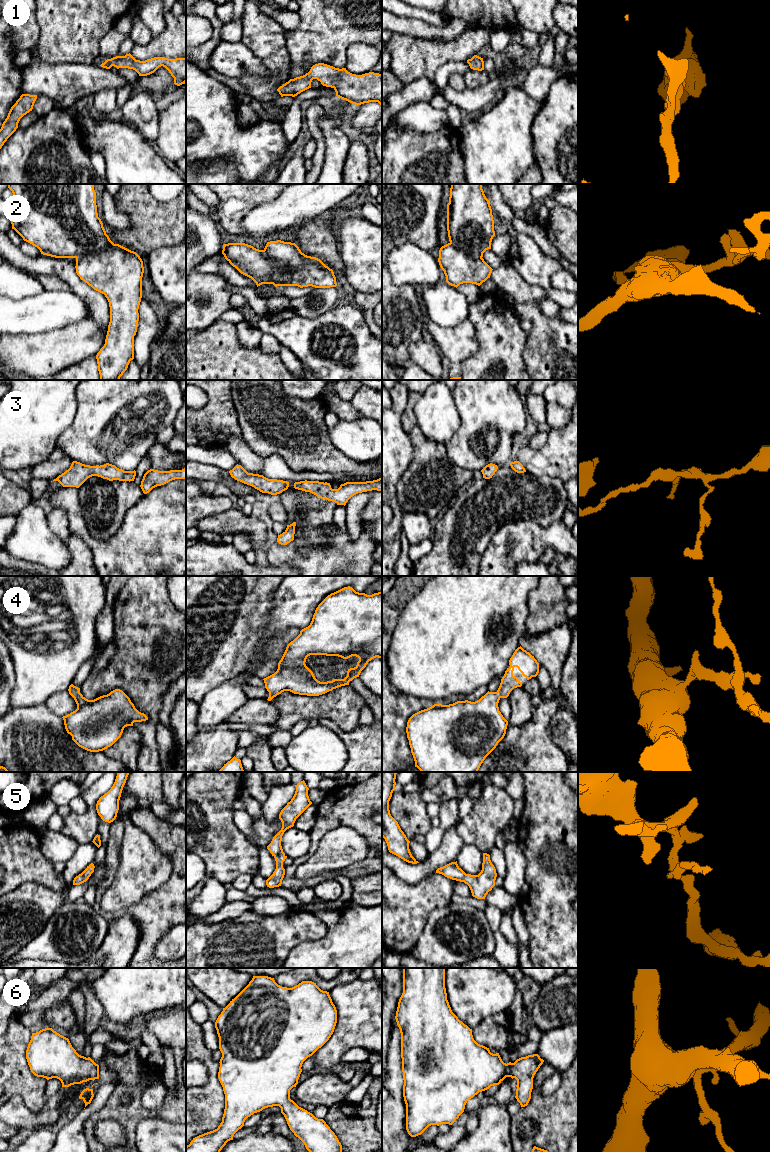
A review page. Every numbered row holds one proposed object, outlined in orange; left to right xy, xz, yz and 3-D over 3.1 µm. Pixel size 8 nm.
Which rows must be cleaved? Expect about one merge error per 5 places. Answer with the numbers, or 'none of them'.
none of them

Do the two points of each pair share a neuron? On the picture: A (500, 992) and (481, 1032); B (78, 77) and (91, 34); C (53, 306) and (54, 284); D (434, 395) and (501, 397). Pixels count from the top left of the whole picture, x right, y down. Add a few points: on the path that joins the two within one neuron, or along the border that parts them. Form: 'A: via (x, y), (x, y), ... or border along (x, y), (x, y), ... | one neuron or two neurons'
A: border along (508, 1011), (488, 1015), (472, 1029) | two neurons
B: border along (94, 62), (88, 64), (58, 63) | two neurons
C: border along (69, 289), (45, 291) | two neurons
D: border along (453, 392), (458, 415), (461, 418) | two neurons

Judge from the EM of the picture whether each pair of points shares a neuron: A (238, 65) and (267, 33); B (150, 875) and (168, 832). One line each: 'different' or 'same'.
A: different
B: different

